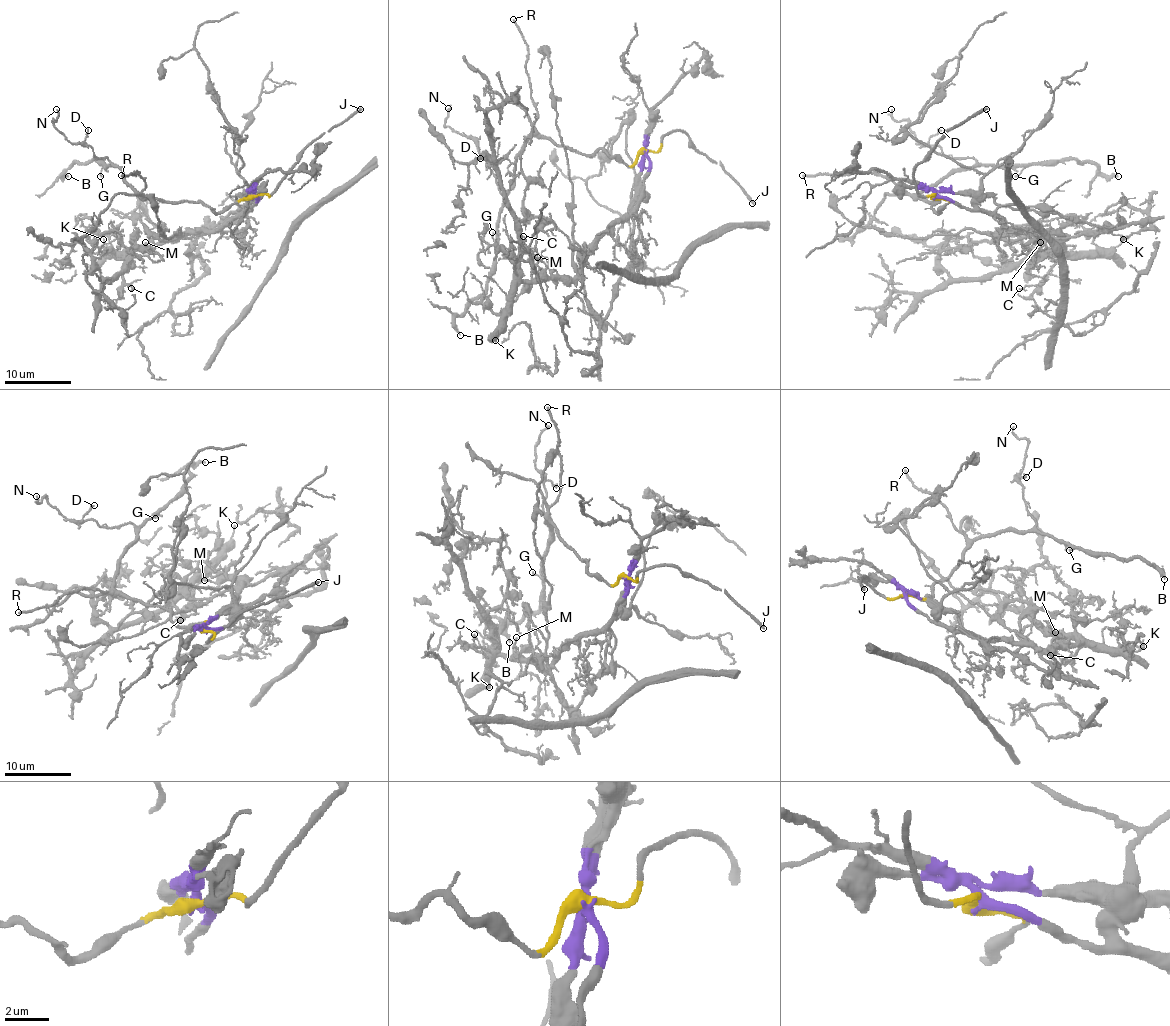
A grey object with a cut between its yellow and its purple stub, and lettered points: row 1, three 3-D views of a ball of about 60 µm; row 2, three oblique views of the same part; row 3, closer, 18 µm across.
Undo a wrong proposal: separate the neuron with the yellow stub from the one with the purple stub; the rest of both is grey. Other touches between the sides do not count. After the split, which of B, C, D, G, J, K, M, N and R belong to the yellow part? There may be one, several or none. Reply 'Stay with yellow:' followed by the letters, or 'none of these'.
Stay with yellow: B, D, G, J, N, R

